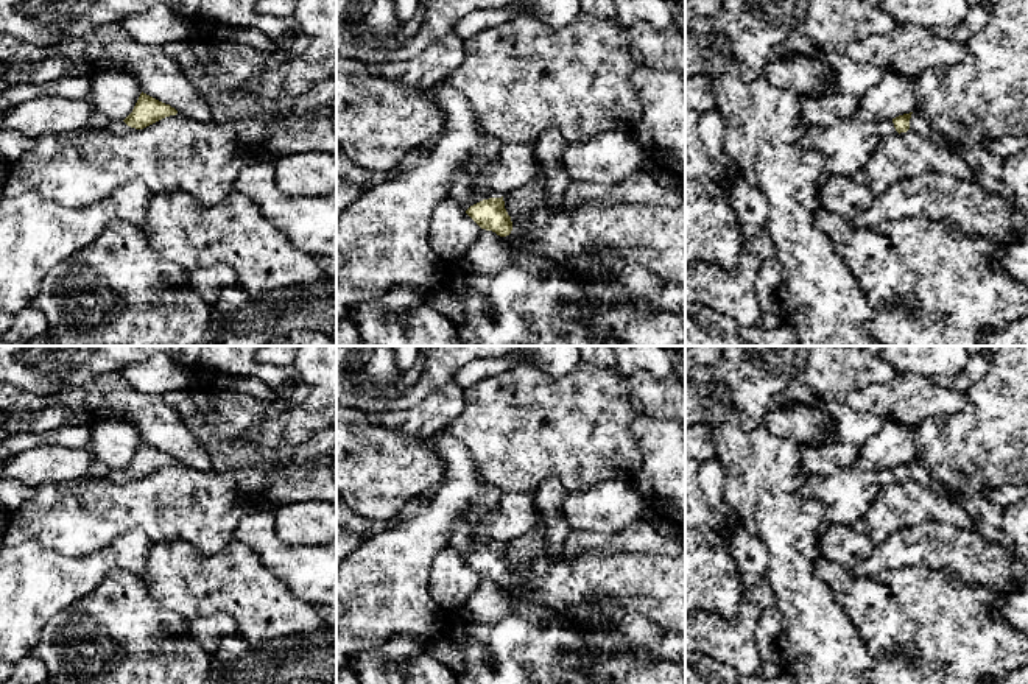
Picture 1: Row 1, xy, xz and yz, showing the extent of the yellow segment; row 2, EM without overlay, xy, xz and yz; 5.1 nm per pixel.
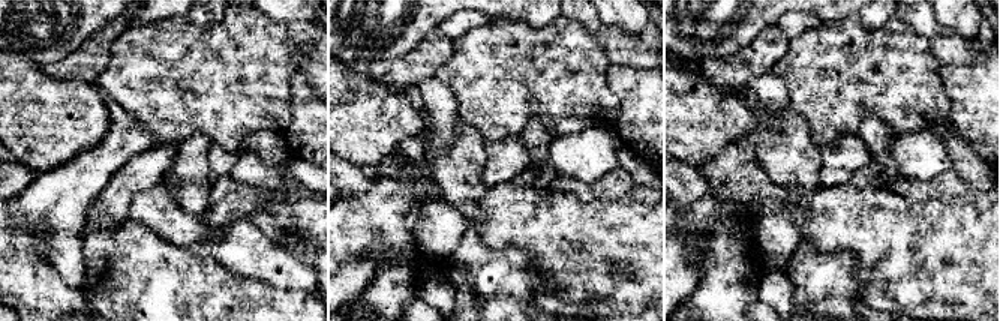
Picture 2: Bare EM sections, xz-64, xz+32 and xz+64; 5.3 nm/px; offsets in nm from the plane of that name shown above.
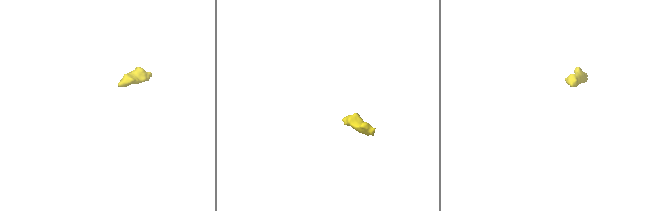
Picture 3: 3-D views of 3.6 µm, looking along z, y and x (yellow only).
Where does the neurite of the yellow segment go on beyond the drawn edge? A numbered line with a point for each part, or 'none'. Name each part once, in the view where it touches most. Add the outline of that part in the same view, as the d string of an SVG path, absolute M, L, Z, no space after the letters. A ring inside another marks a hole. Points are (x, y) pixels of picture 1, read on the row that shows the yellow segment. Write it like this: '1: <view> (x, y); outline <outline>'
1: xz (463, 189); outline M486 134L486 140L474 148L469 160L455 171L450 198L464 210L483 199L502 198L497 192L477 190L474 184L475 176L497 160L500 150L502 143L495 137Z

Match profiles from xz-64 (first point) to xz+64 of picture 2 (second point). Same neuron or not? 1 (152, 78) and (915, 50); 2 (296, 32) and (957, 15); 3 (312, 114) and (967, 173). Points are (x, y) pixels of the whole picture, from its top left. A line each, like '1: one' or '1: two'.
1: one
2: two
3: two

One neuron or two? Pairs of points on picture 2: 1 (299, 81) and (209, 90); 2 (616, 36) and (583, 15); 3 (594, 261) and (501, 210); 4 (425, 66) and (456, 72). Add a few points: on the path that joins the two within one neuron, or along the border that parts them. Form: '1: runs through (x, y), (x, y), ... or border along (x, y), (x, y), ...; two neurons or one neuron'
1: border along (302, 69), (290, 81), (291, 117); two neurons
2: runs through (609, 36), (591, 21); one neuron
3: runs through (571, 246), (549, 227), (523, 215); one neuron
4: border along (453, 39), (452, 56), (434, 75); two neurons

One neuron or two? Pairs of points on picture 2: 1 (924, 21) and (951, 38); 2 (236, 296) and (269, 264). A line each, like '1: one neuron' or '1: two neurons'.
1: one neuron
2: two neurons

